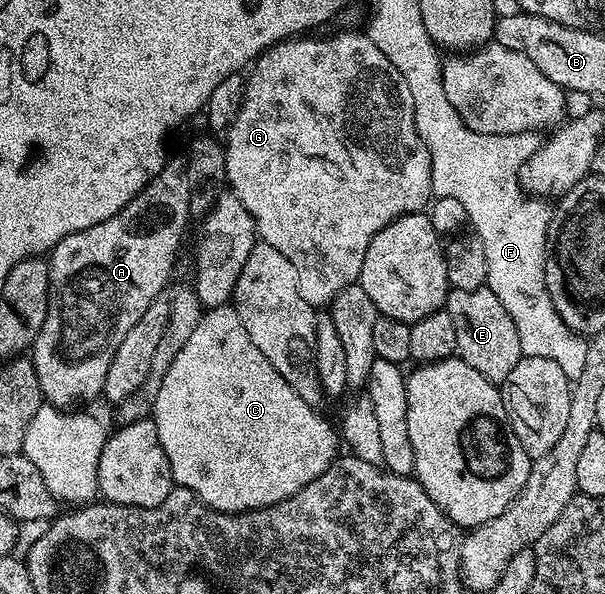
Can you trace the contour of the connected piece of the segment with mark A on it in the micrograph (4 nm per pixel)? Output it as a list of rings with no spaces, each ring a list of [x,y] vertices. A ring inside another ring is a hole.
[[[167,163],[162,166],[162,170],[138,192],[131,201],[129,201],[119,213],[112,215],[104,223],[96,223],[96,227],[88,227],[84,231],[70,233],[60,243],[56,243],[48,254],[50,262],[50,284],[46,287],[46,318],[36,335],[32,346],[32,360],[36,379],[40,379],[42,396],[49,404],[57,409],[69,410],[71,407],[82,407],[85,401],[90,401],[93,397],[101,398],[103,396],[104,379],[108,375],[108,367],[112,367],[112,359],[116,355],[116,347],[124,343],[124,335],[132,331],[132,327],[148,311],[148,307],[163,296],[162,288],[170,281],[170,272],[174,269],[174,256],[178,253],[178,248],[182,245],[182,236],[186,233],[186,220],[191,220],[190,195],[188,179],[186,178],[185,168],[181,164],[173,165]]]

